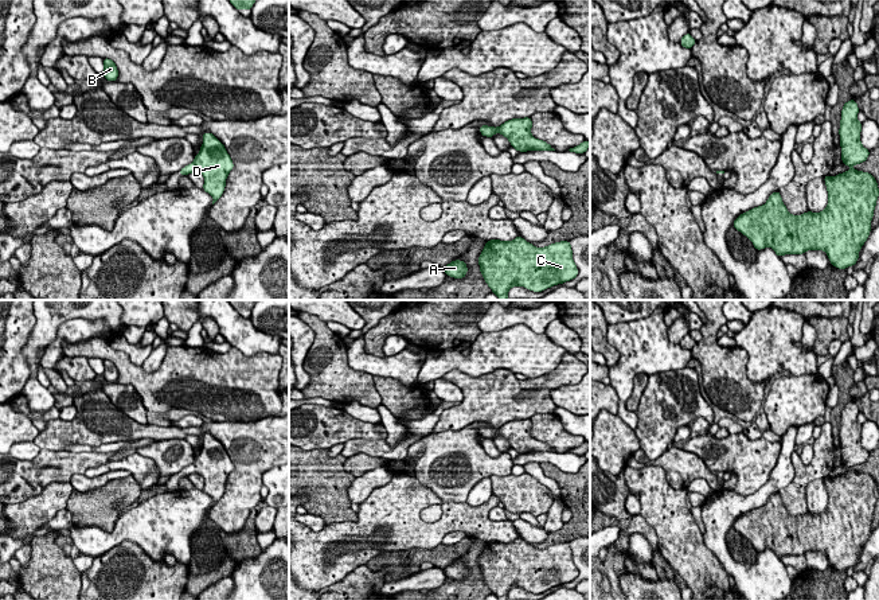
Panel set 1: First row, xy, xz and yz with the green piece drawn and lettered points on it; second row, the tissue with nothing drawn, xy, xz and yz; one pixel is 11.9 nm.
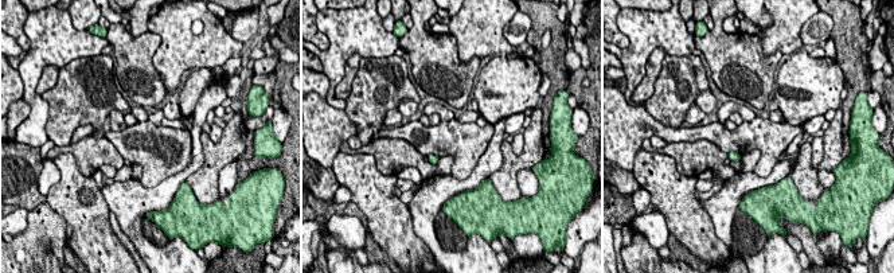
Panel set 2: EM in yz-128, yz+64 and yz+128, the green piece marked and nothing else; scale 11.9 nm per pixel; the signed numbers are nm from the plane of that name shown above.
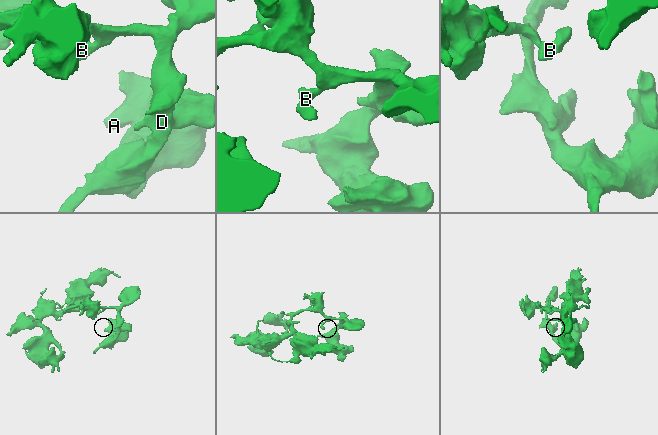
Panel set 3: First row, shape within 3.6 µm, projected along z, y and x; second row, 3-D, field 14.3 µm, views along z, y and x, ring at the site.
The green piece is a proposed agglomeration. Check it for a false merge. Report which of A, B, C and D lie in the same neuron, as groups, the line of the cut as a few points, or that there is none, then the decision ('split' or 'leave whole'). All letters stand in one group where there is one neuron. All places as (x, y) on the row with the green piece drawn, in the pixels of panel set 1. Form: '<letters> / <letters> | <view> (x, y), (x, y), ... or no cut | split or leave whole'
A B C D | no cut | leave whole

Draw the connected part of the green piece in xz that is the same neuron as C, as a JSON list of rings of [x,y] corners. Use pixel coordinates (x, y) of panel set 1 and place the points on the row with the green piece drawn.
[[[520,235],[512,241],[491,239],[485,241],[477,262],[481,276],[499,300],[508,300],[508,291],[513,287],[524,287],[532,292],[542,292],[578,276],[570,241],[536,248]]]

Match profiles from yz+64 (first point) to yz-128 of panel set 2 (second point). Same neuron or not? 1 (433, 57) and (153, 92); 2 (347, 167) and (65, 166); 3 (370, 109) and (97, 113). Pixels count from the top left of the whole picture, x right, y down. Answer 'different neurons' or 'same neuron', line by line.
1: same neuron
2: same neuron
3: same neuron

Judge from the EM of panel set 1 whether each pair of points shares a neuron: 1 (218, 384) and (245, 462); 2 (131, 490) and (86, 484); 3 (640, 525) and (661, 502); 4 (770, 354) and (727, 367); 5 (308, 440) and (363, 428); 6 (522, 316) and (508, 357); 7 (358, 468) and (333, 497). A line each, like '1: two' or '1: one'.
1: two
2: two
3: two
4: two
5: one
6: two
7: two

